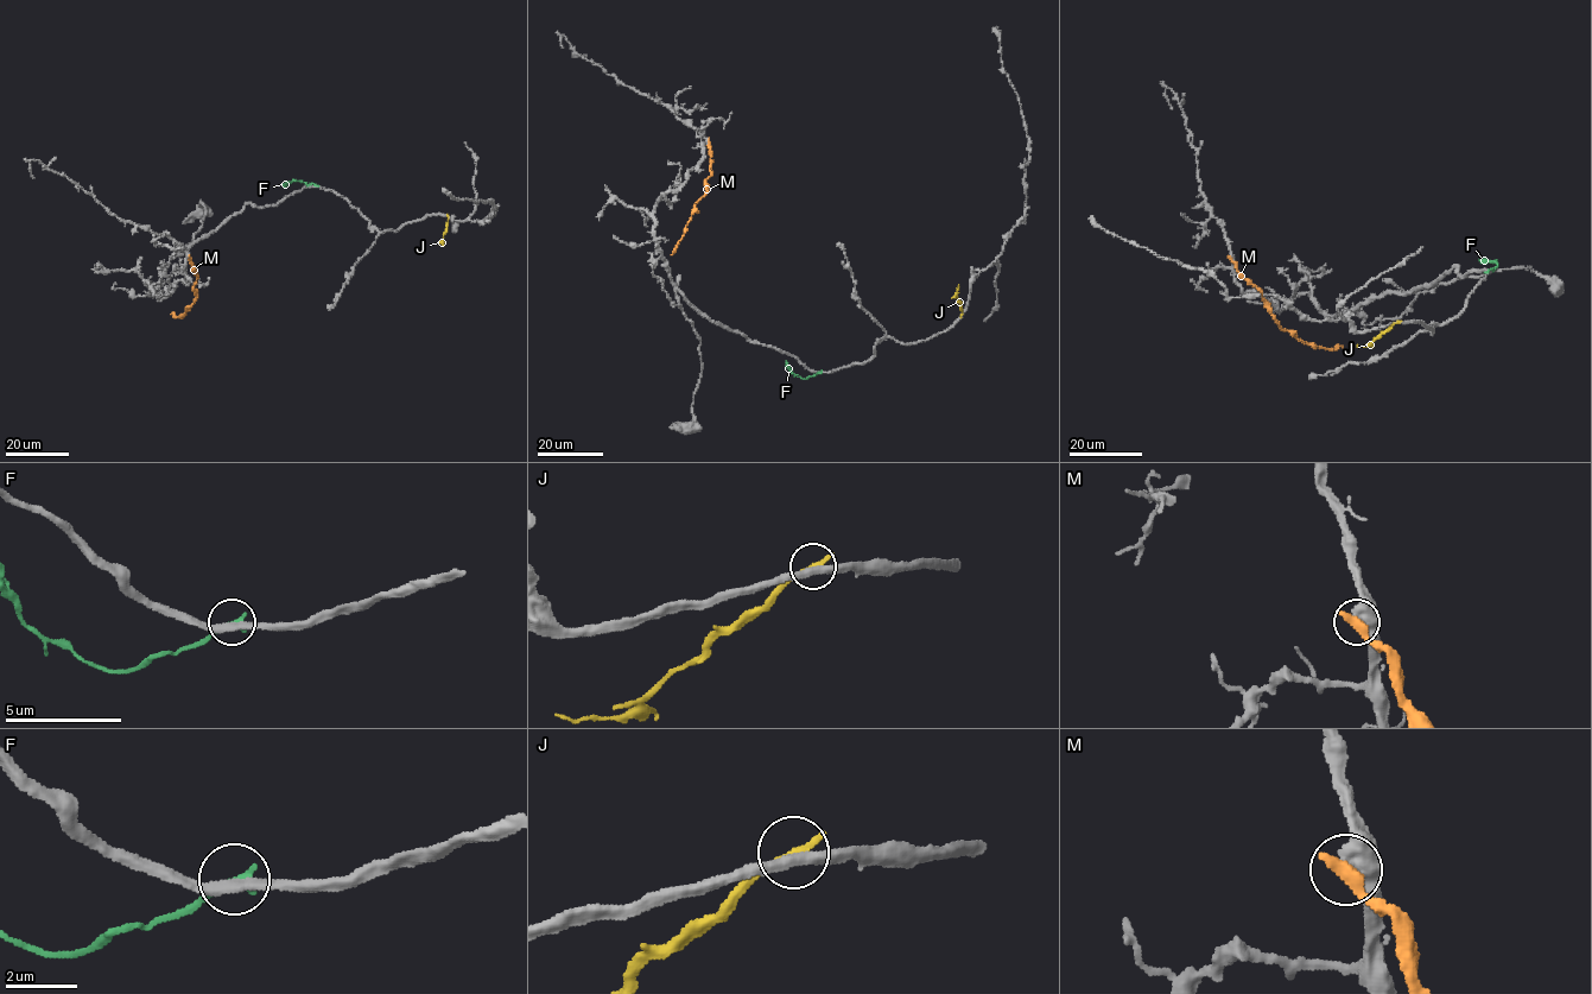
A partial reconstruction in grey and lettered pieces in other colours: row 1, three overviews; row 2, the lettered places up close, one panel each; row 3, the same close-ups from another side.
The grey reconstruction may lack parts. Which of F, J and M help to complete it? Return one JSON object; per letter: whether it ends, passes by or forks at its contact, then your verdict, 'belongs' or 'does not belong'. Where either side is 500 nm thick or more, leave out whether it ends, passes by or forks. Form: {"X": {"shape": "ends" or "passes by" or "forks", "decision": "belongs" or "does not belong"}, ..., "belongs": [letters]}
{"F": {"shape": "ends", "decision": "does not belong"}, "J": {"shape": "ends", "decision": "does not belong"}, "M": {"shape": "ends", "decision": "does not belong"}, "belongs": []}

